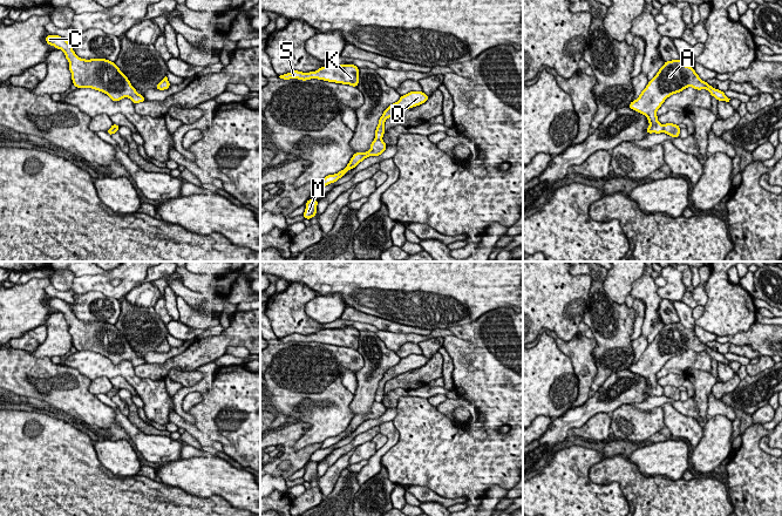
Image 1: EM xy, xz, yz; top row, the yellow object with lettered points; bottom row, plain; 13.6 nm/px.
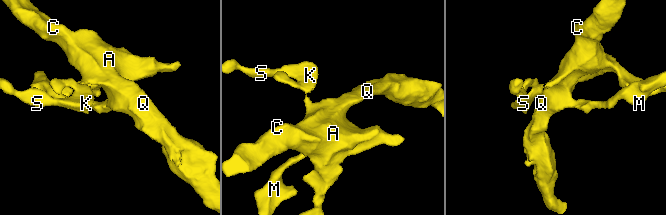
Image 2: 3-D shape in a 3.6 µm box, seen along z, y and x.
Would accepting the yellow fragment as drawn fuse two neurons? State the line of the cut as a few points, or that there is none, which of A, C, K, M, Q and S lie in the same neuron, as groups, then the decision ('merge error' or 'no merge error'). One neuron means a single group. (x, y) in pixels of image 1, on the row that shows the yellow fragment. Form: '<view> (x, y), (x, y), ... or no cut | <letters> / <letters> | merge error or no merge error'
yz (662, 124), (664, 131) | A C K Q S / M | merge error

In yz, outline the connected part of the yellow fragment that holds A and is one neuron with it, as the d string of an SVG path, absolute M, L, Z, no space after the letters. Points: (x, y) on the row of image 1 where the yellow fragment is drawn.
M679 59L666 61L641 91L639 97L635 101L632 101L628 107L647 117L650 127L646 131L648 134L664 133L664 124L658 122L657 110L667 97L682 91L687 87L698 90L706 89L718 101L729 102L730 100L723 91L715 89L706 81L702 81L693 67L684 64Z

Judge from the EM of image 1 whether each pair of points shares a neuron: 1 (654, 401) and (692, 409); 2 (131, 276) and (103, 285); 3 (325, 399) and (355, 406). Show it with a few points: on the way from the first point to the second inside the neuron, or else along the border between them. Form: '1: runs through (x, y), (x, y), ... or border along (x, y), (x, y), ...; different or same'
1: runs through (664, 401), (671, 401), (682, 407); same
2: runs through (124, 275), (113, 275), (109, 278); same
3: border along (354, 394), (349, 405), (353, 415); different

